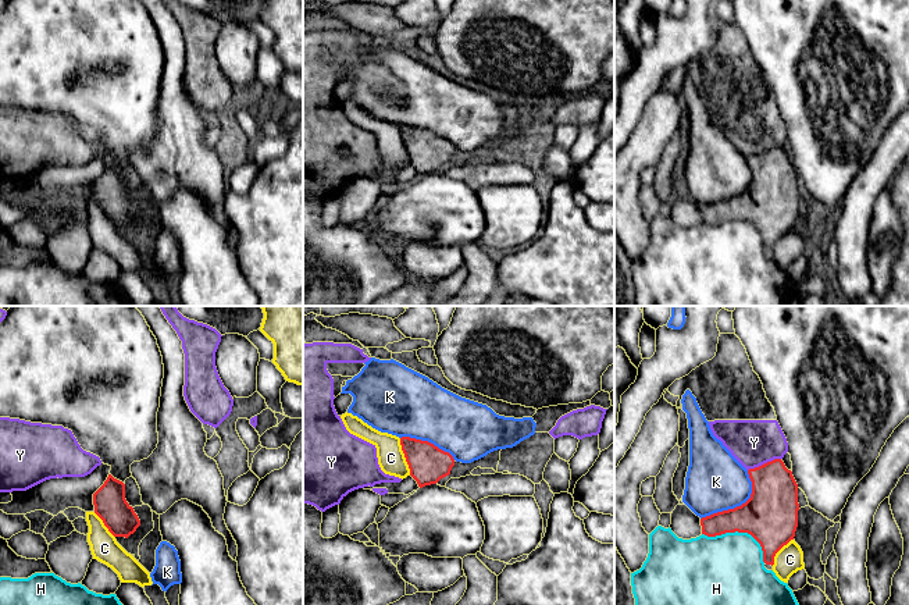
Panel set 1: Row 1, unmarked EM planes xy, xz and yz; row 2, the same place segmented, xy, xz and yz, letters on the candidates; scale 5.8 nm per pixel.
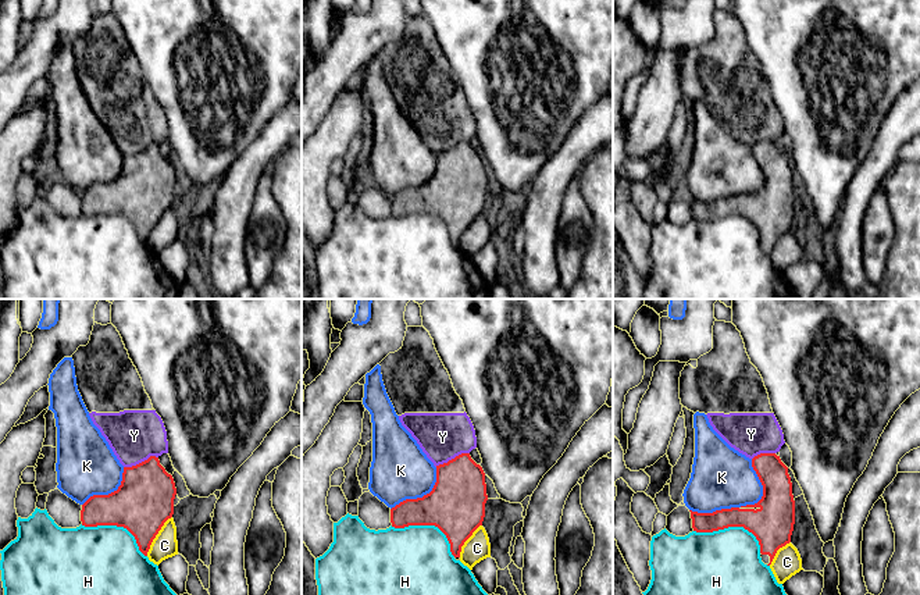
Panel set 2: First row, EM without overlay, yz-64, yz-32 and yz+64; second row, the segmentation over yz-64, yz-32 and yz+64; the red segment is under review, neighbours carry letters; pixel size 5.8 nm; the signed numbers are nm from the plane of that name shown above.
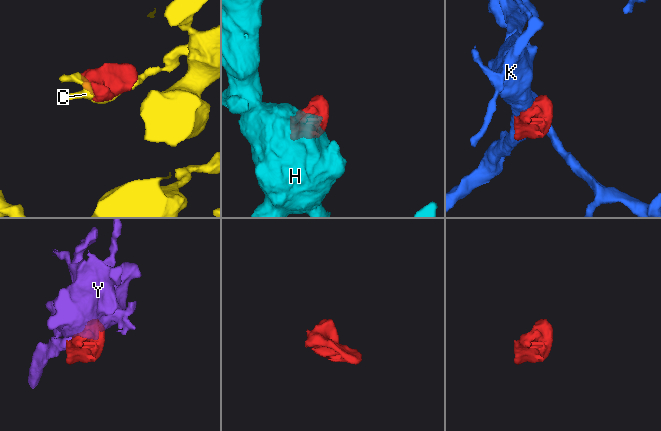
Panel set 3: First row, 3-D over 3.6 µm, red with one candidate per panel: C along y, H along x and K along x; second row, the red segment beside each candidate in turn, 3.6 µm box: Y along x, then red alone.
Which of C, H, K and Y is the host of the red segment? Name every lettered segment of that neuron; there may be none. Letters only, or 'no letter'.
Y

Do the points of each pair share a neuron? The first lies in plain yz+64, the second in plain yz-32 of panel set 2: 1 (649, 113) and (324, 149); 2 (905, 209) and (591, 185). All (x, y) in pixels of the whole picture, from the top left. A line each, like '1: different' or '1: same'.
1: same
2: same

